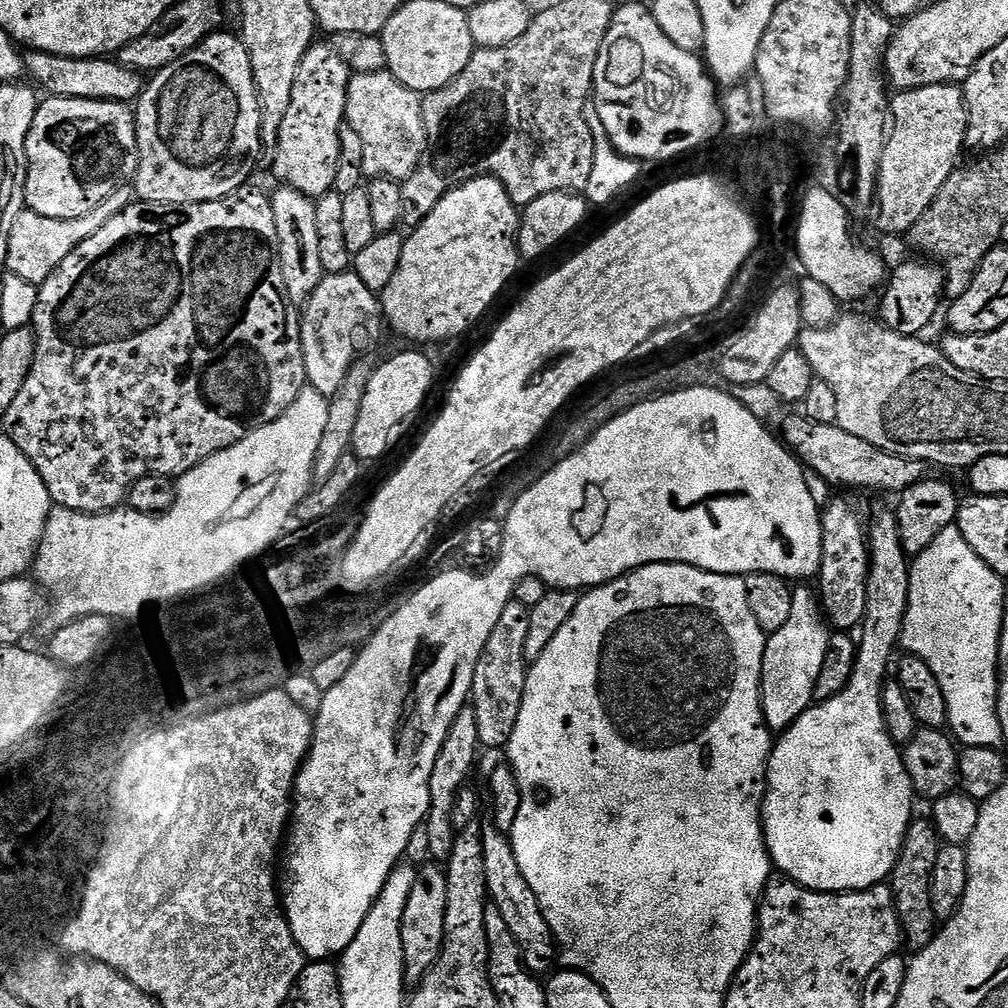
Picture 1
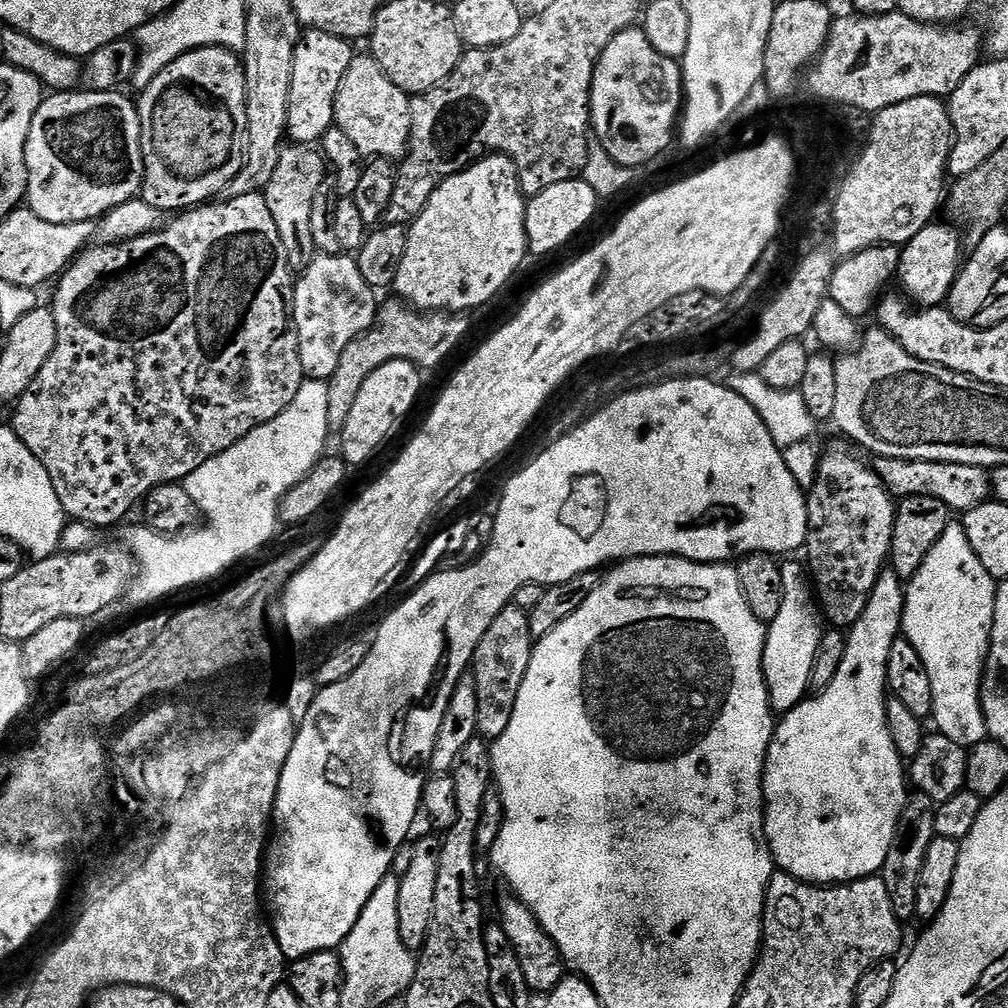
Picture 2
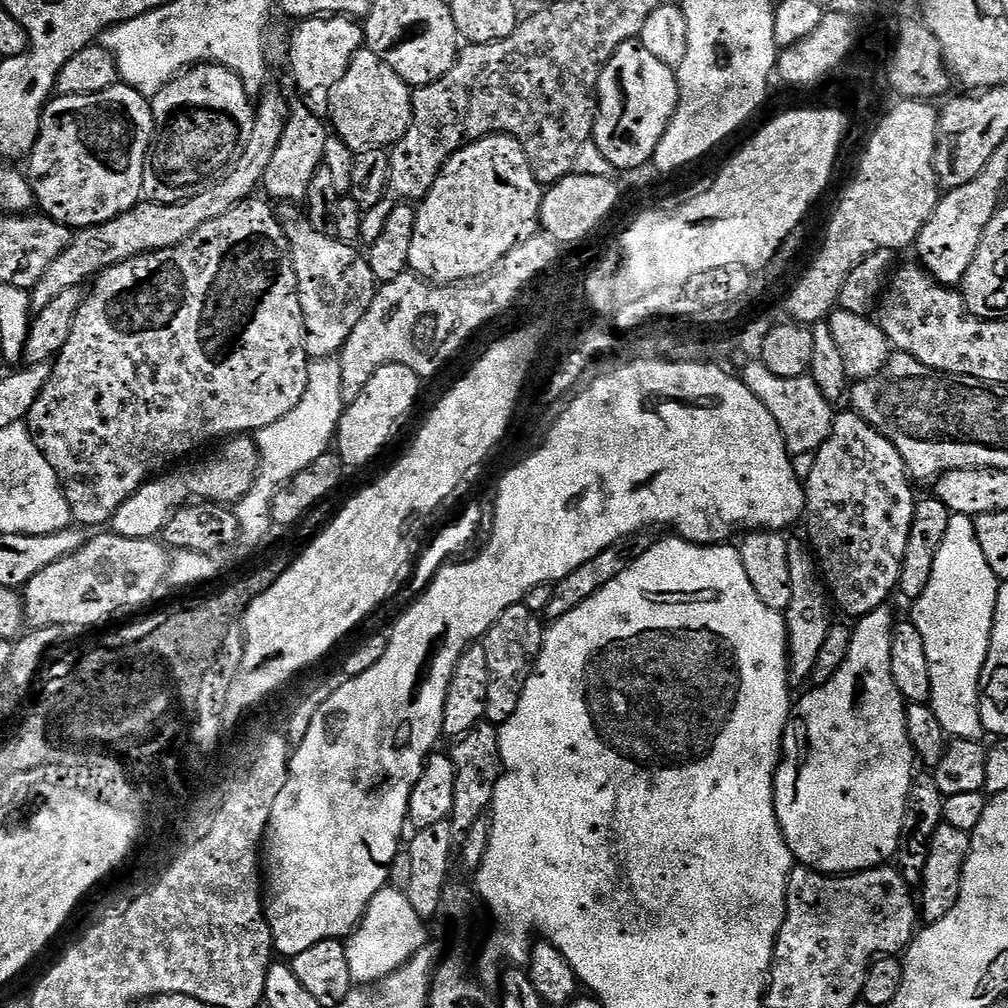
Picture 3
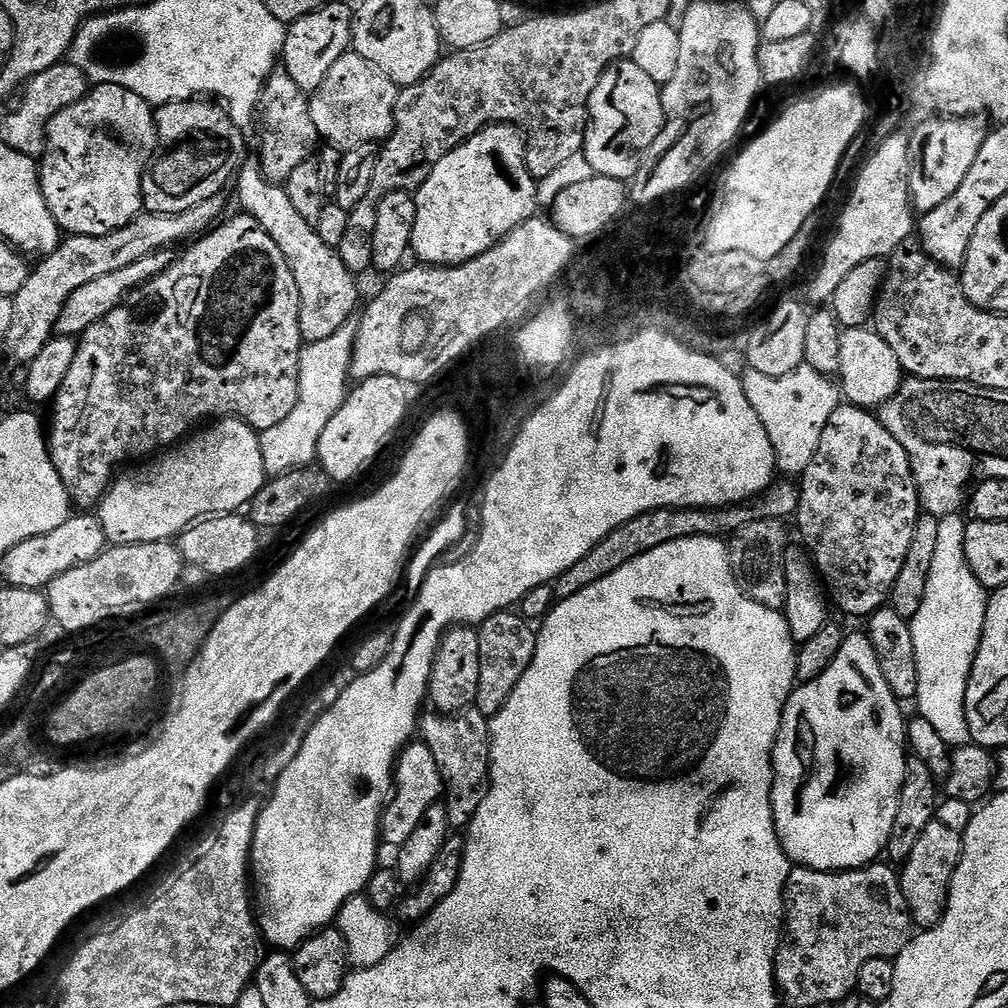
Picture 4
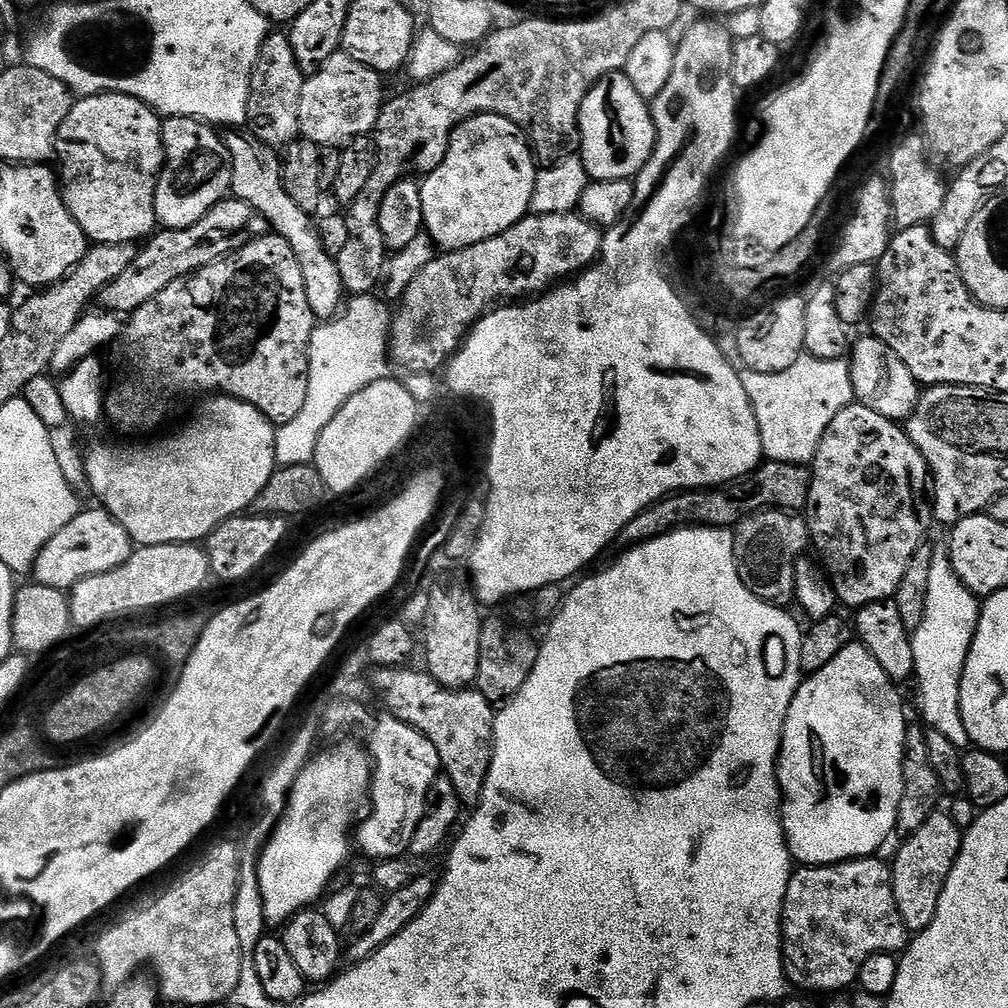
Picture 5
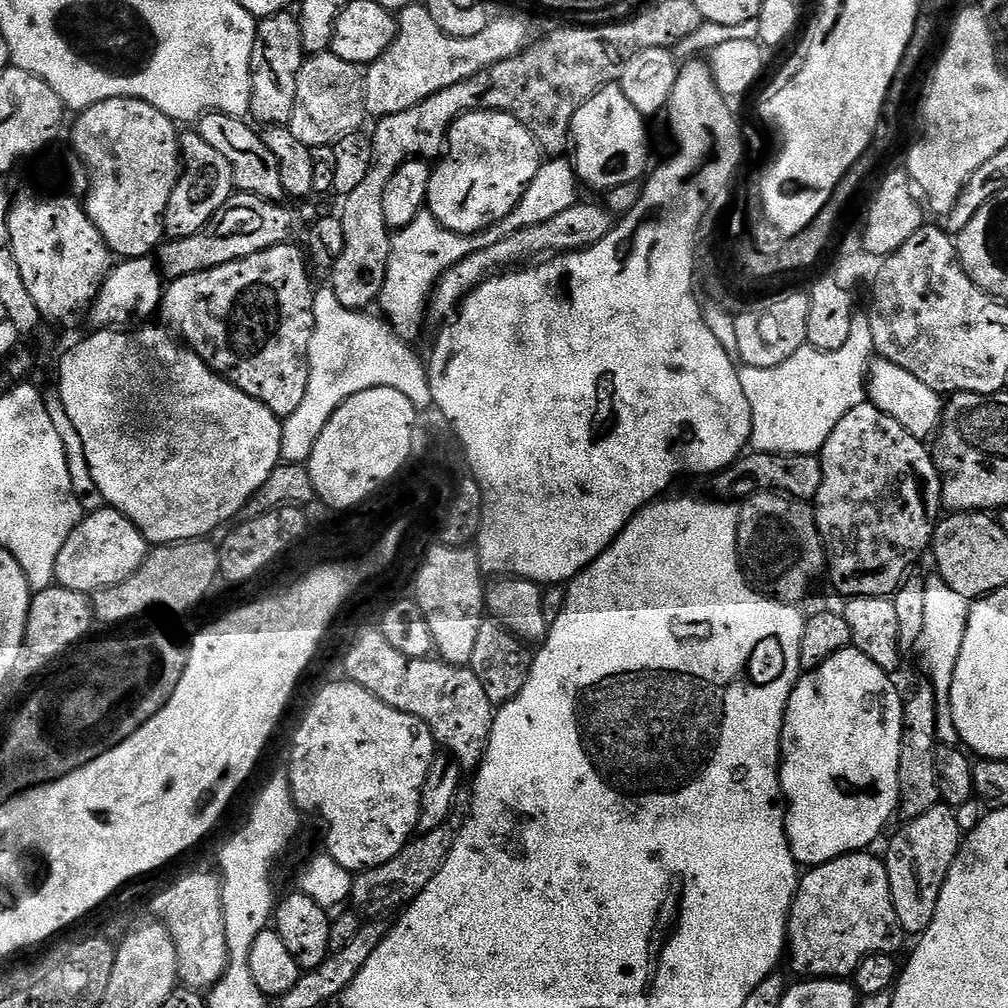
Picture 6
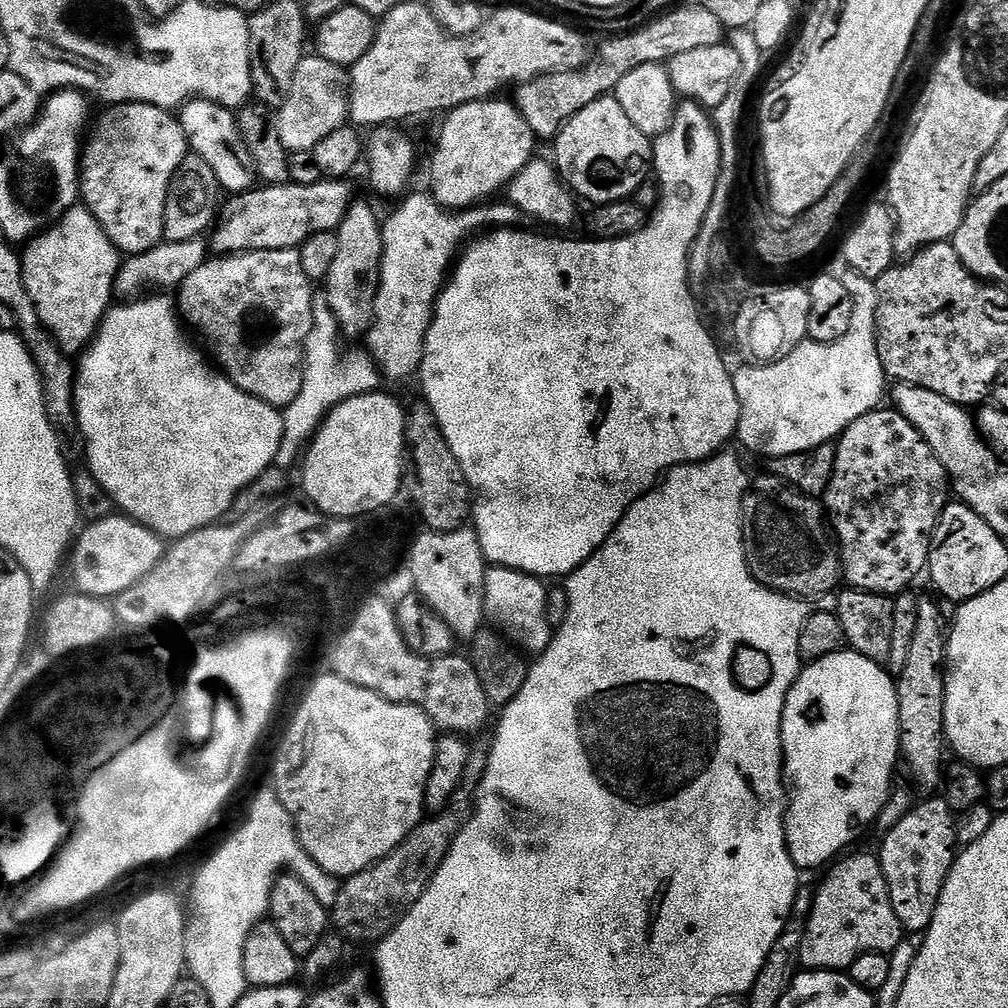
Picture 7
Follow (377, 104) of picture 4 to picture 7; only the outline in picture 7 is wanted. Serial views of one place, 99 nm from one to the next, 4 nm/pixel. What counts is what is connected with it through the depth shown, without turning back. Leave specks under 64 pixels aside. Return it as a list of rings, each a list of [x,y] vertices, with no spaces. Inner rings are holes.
[[[308,54],[302,62],[298,62],[298,70],[294,70],[294,86],[290,86],[286,102],[274,116],[278,138],[282,138],[286,151],[311,152],[318,142],[322,142],[322,138],[349,123],[349,79],[345,69],[339,68],[334,62],[326,62],[326,58],[321,56]]]

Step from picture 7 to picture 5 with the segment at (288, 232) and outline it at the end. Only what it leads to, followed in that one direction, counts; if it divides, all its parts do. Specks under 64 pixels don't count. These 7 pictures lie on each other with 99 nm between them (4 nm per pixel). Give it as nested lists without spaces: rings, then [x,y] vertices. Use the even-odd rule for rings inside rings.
[[[225,198],[214,205],[201,220],[194,222],[194,226],[166,228],[157,231],[137,251],[134,262],[130,262],[130,266],[126,266],[126,270],[122,270],[122,274],[118,274],[118,278],[114,278],[110,283],[105,284],[98,297],[99,307],[106,312],[131,314],[134,309],[141,308],[143,304],[150,302],[150,298],[154,298],[154,294],[162,294],[162,290],[166,290],[166,286],[170,286],[170,282],[174,282],[183,276],[189,276],[192,272],[197,272],[202,266],[206,266],[223,256],[228,256],[229,253],[241,248],[243,244],[247,244],[249,240],[263,236],[268,231],[268,223],[249,204],[235,198]]]

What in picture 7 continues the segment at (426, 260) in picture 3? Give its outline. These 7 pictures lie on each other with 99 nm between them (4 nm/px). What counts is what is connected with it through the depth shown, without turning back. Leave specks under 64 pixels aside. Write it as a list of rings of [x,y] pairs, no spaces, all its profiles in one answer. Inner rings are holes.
[[[501,98],[475,100],[453,108],[443,117],[444,125],[440,128],[440,137],[436,140],[436,153],[432,156],[432,188],[431,195],[444,208],[463,210],[475,208],[491,201],[496,191],[503,189],[533,160],[532,152],[538,145],[538,138],[530,130],[530,126],[522,118],[515,103],[508,104]]]

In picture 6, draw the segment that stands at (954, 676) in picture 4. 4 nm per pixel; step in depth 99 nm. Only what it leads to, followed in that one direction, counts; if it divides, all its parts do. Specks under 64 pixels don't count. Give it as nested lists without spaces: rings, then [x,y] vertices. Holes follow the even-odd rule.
[[[932,574],[932,577],[929,575],[924,585],[926,586],[926,622],[922,625],[918,653],[920,652],[920,660],[928,671],[927,679],[936,689],[936,705],[938,706],[936,735],[939,743],[956,746],[960,744],[960,735],[954,726],[950,690],[954,682],[954,666],[958,666],[958,654],[962,654],[962,638],[966,636],[970,602],[962,598],[962,594],[950,590],[950,586],[946,586],[946,582],[939,574]]]

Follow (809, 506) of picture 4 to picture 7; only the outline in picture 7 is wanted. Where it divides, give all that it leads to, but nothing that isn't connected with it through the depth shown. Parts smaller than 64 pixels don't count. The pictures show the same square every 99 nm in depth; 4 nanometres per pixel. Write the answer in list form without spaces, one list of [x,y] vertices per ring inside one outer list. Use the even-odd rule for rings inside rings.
[[[877,410],[862,414],[862,418],[858,418],[854,422],[850,422],[850,426],[835,441],[836,457],[834,458],[834,474],[828,483],[828,489],[822,497],[822,507],[826,513],[827,523],[830,525],[831,531],[834,533],[835,539],[839,544],[840,567],[842,569],[842,580],[848,588],[857,588],[863,592],[873,592],[879,596],[895,597],[897,594],[911,589],[912,583],[927,569],[928,555],[930,554],[930,542],[934,530],[940,521],[940,515],[944,512],[945,504],[950,500],[950,481],[948,473],[945,472],[942,462],[934,454],[934,450],[930,450],[930,446],[926,442],[926,438],[922,438],[922,434],[918,434],[918,430],[904,417],[901,412],[895,410]]]

